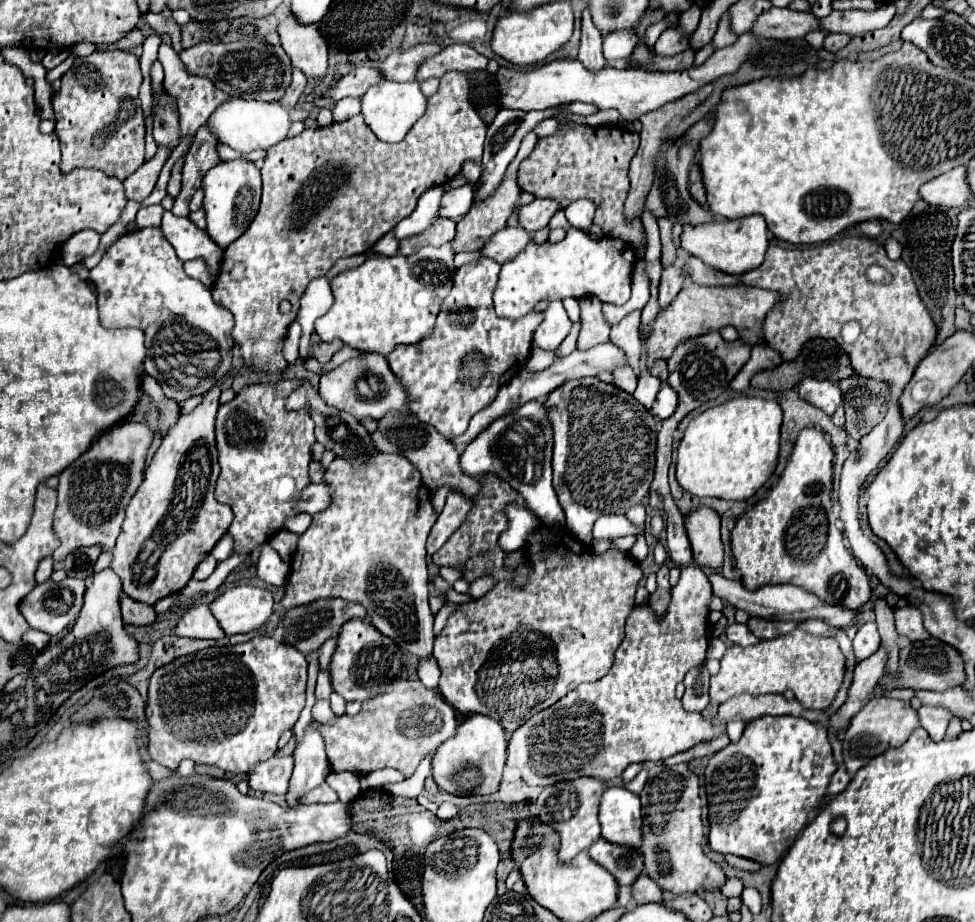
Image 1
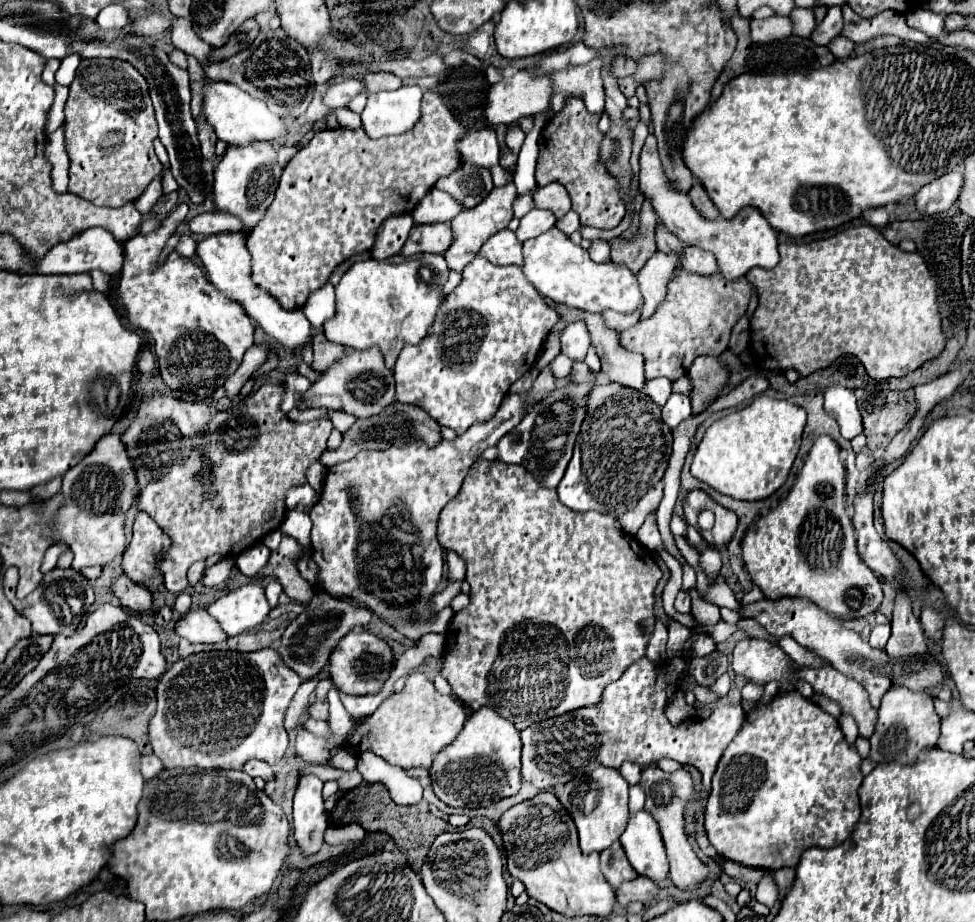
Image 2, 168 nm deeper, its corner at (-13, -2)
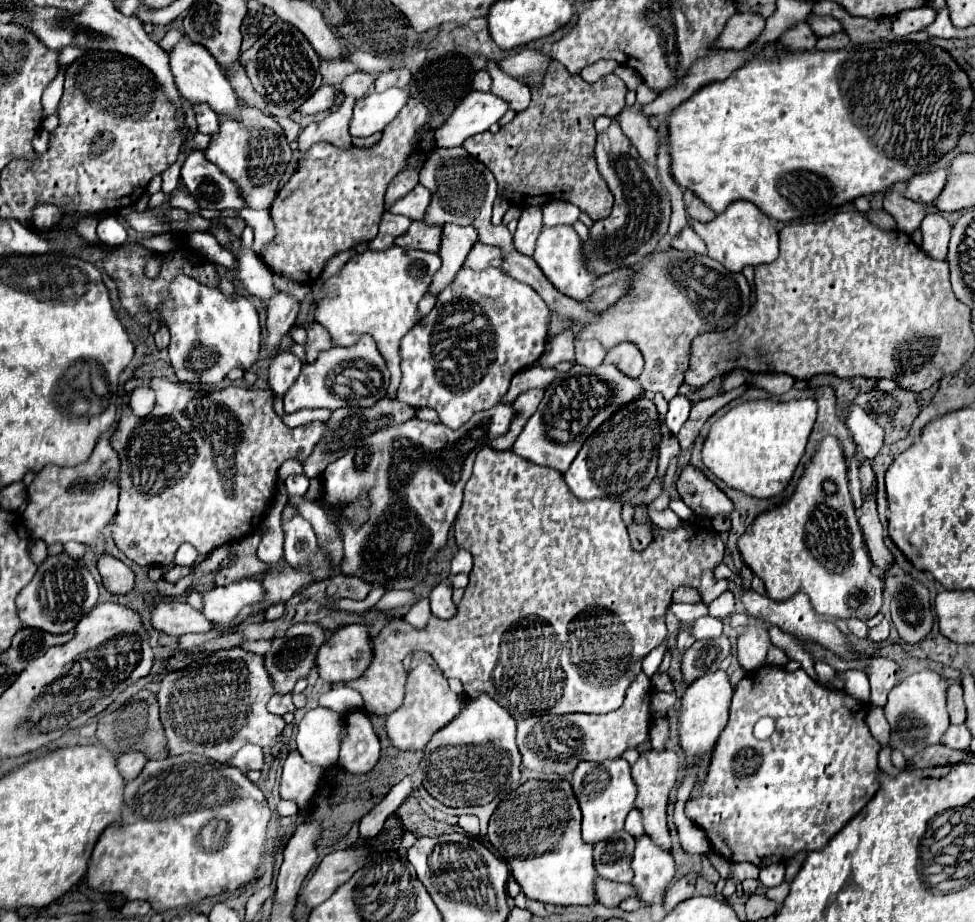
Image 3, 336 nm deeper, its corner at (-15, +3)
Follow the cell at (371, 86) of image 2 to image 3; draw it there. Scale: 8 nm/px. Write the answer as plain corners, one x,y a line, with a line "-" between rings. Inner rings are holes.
352,73
352,75
348,75
342,83
340,83
340,87
342,87
342,93
344,95
352,95
352,97
362,97
362,95
368,95
368,93
372,93
374,91
374,81
376,81
376,77
374,75
370,75
370,73

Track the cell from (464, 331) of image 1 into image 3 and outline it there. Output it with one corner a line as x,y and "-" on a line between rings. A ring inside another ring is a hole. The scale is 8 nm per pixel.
462,267
460,273
456,275
456,279
438,295
438,303
436,307
430,311
430,315
426,315
412,331
408,331
408,335
404,335
402,343
400,343
400,355
402,355
402,383
398,387
396,399
402,403
408,403
412,407
430,407
434,411
438,411
440,421
444,425
448,425
450,429
460,429
464,423
468,423
468,419
476,413
476,411
486,411
488,407
494,407
496,403
500,403
500,395
504,395
504,391
508,391
508,385
512,381
512,377
524,369
530,367
544,351
546,345
546,337
548,337
548,323
550,323
552,311
546,307
546,303
540,299
540,295
526,283
512,279
508,273
504,273
500,267
488,267
484,271
470,271
470,267

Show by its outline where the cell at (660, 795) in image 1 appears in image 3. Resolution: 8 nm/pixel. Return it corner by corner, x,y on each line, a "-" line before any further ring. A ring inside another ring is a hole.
646,751
640,753
640,759
632,765
632,779
638,787
636,795
636,807
642,811
642,823
648,833
648,837
660,845
664,851
672,851
672,841
670,841
670,829
668,829
668,797
670,791
678,781
682,781
680,773
680,761
674,751

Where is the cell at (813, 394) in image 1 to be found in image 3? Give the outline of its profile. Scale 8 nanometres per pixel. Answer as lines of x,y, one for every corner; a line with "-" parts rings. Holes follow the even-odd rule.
850,403
846,407
846,415
844,415
844,425
848,427
858,453
862,457
874,459
876,453
882,447
882,437
884,437
884,429
880,425
876,425
862,407
858,407
856,403

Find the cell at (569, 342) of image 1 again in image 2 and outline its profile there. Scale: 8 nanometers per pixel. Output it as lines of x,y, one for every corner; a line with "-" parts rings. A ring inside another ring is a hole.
558,356
558,358
554,358
552,360
552,364
550,364
550,370
552,370
552,376
554,378
566,378
568,374
570,374
570,368
572,368
572,364
574,364
574,360
570,360
568,356

